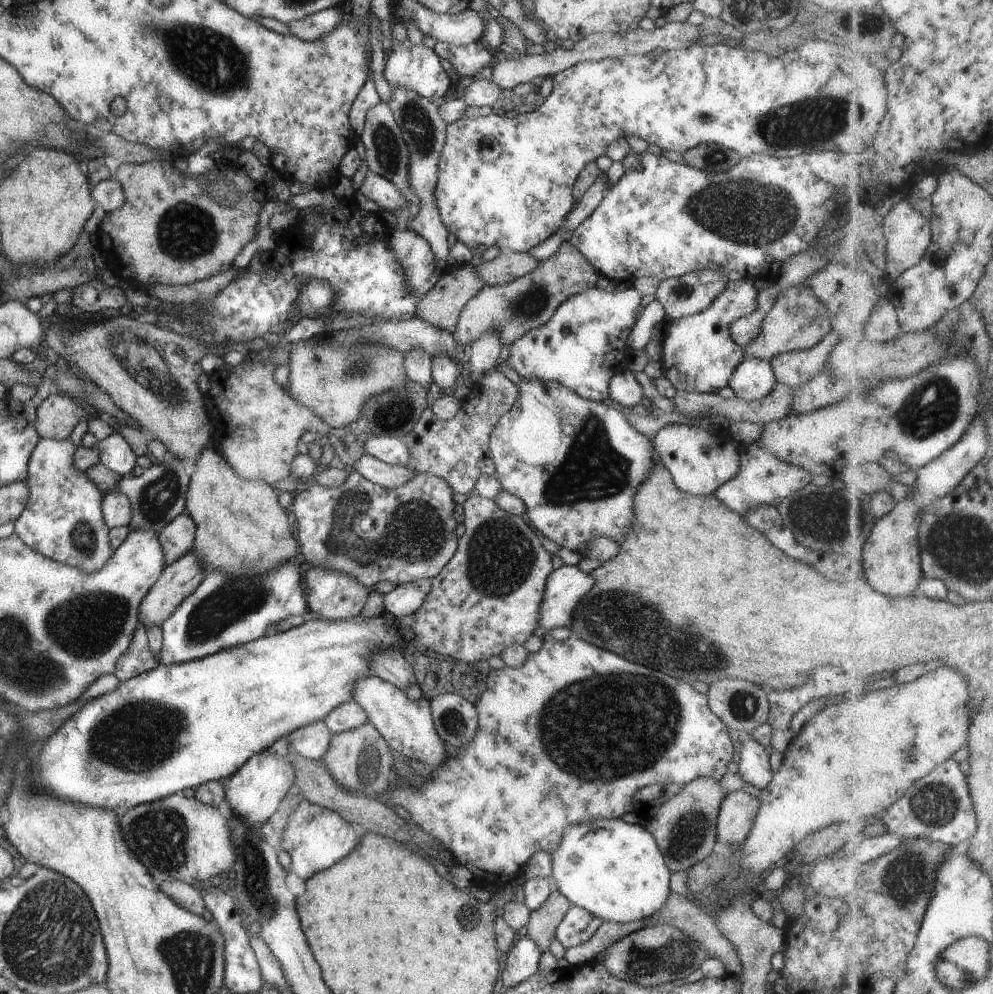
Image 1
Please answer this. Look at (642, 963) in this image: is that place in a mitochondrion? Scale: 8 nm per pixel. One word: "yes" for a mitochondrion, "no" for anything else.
yes

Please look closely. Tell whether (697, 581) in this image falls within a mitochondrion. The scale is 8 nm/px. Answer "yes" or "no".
no

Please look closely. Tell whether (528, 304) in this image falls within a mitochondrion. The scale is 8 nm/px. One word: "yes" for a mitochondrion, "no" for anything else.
yes

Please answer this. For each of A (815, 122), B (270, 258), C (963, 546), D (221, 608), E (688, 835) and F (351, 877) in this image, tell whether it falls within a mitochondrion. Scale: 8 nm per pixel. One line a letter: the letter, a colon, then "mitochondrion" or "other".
A: mitochondrion
B: other
C: mitochondrion
D: mitochondrion
E: mitochondrion
F: other

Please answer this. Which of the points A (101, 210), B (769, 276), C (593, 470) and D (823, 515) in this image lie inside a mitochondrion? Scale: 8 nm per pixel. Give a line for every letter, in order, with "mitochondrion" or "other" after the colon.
A: other
B: other
C: mitochondrion
D: mitochondrion

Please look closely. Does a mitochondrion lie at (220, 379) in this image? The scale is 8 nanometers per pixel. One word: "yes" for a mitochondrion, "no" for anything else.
no

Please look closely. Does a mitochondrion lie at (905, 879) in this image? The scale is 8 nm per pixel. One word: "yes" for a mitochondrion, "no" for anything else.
yes

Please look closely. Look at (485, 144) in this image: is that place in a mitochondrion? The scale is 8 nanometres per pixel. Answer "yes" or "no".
no

